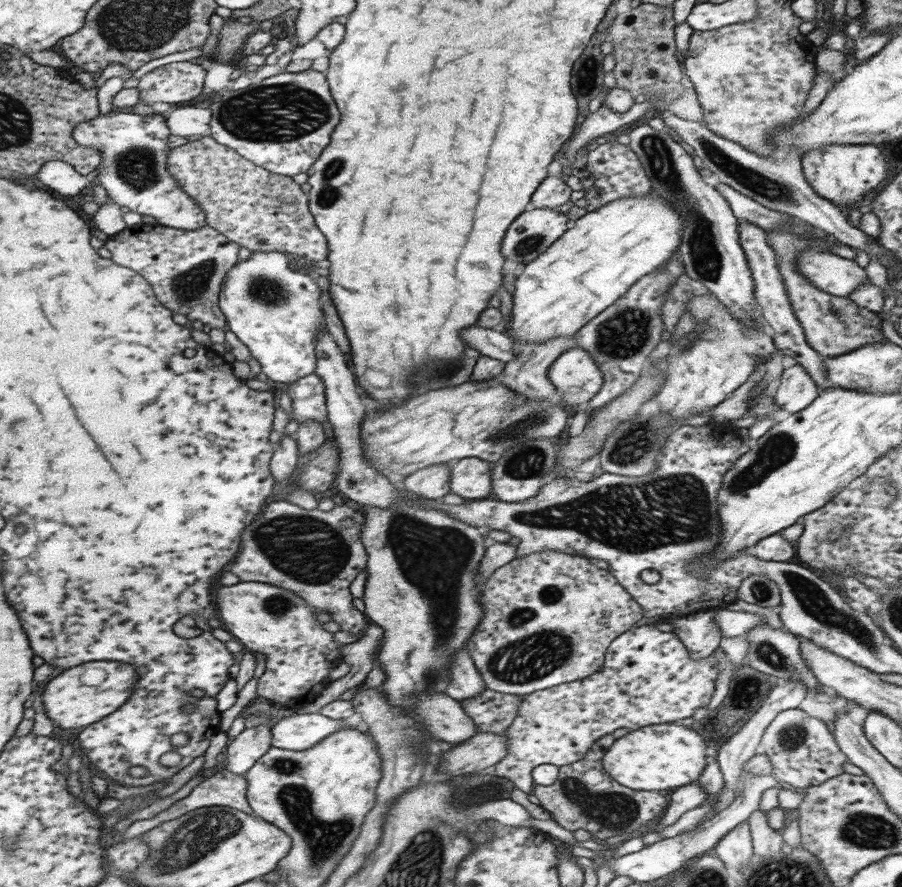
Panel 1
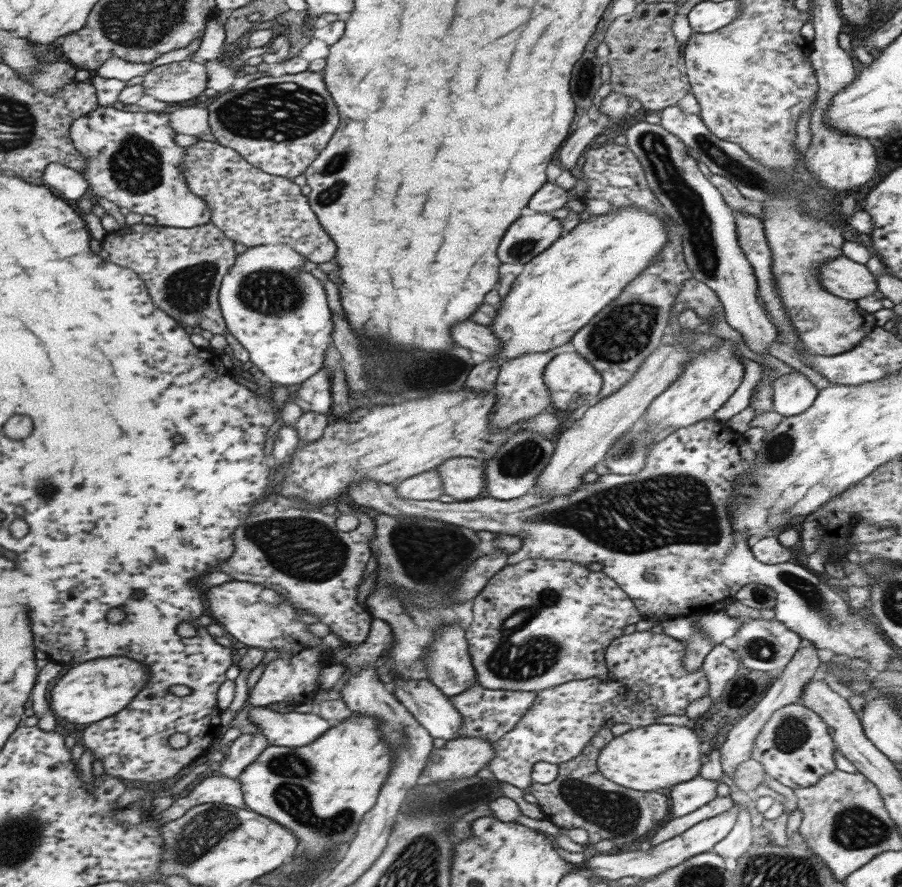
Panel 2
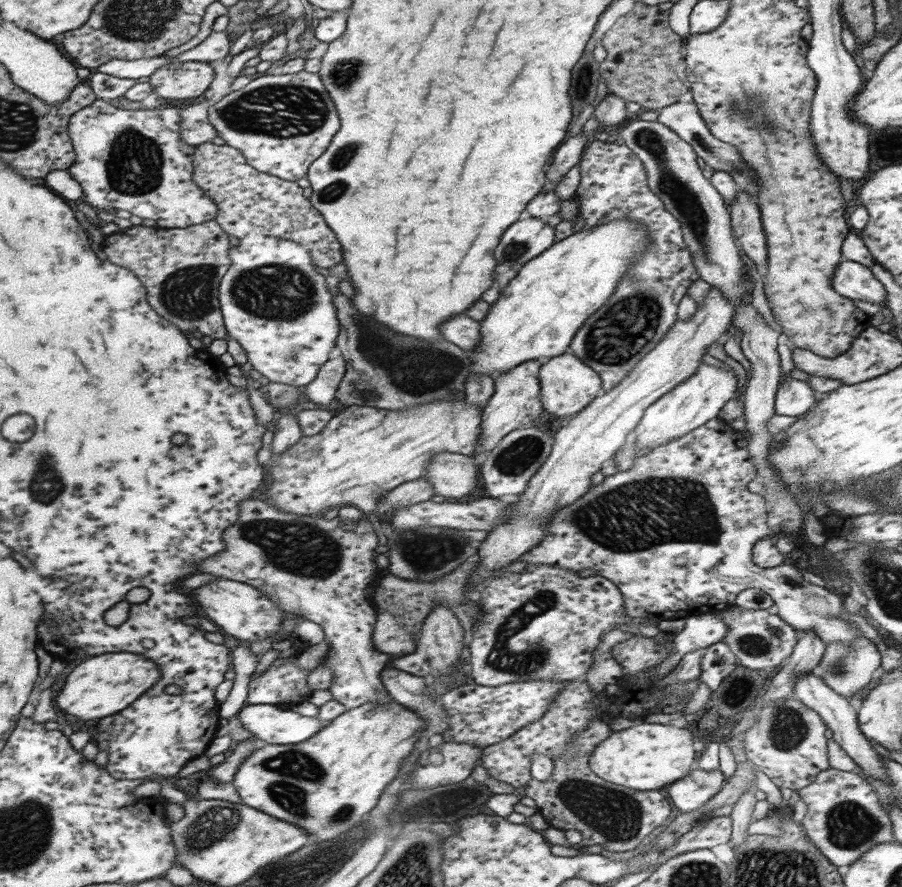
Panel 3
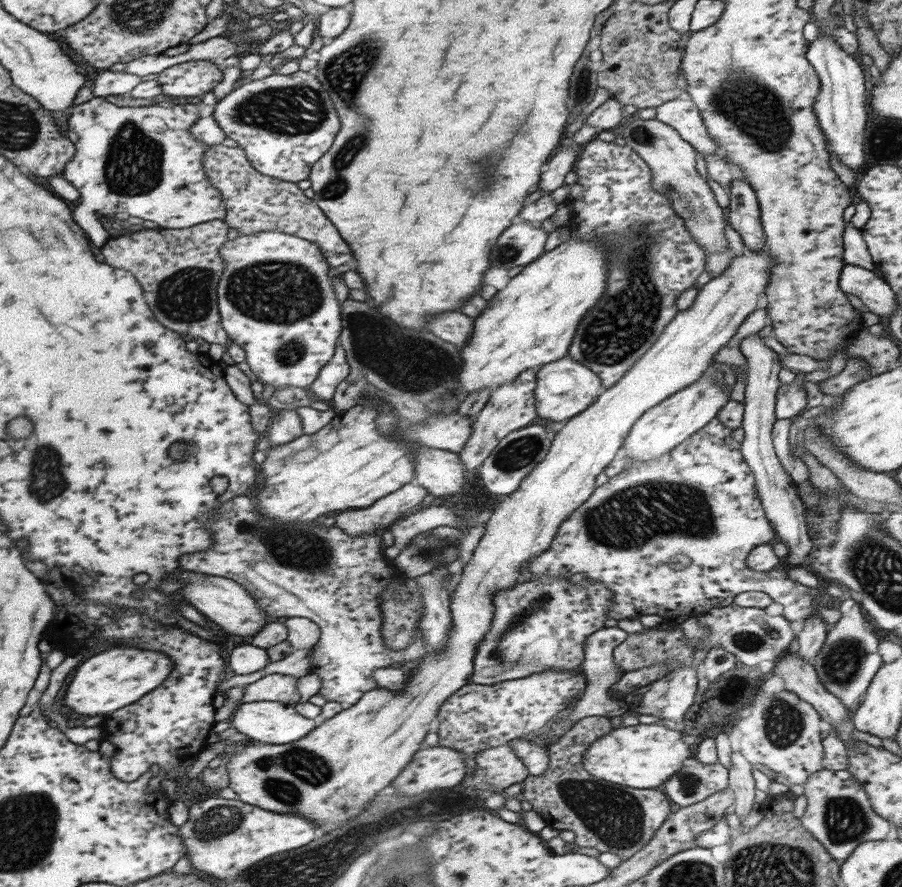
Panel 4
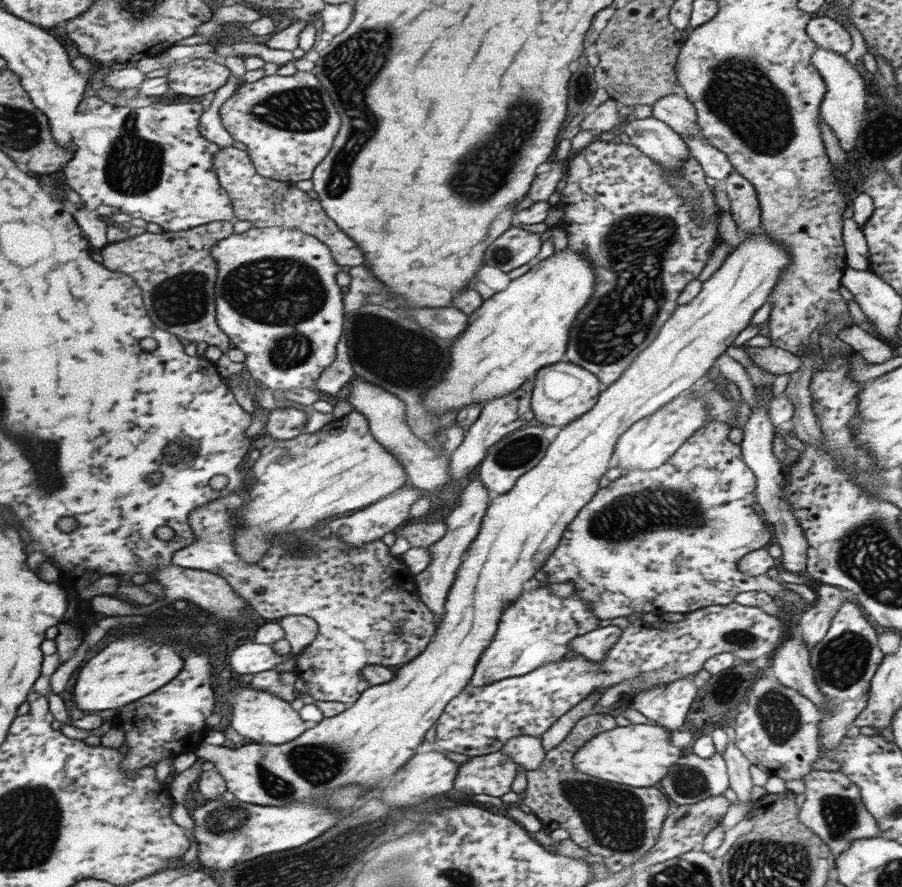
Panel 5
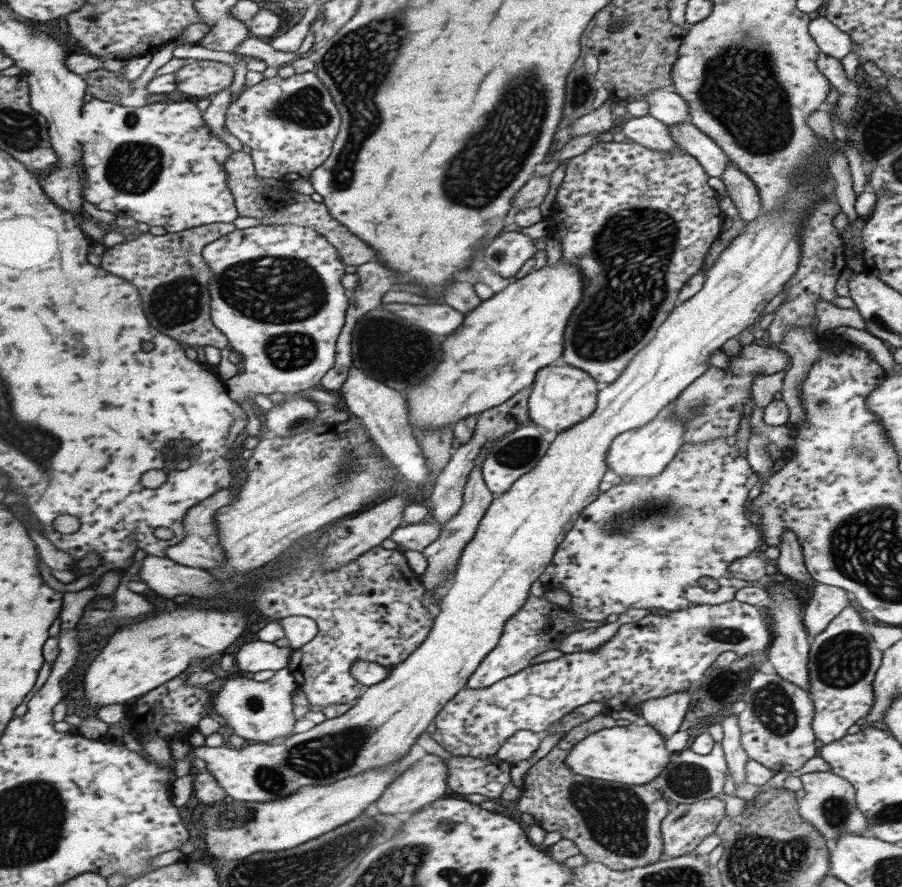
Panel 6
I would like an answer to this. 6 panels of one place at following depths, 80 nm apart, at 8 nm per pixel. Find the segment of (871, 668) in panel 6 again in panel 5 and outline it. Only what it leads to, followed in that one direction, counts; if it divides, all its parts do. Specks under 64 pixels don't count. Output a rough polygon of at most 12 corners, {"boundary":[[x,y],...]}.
{"boundary":[[847,599],[809,650],[823,750],[866,707],[883,655]]}

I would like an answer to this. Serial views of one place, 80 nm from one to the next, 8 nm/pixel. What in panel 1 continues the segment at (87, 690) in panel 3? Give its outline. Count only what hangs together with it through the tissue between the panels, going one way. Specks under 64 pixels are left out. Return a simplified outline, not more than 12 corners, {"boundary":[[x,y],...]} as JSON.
{"boundary":[[91,661],[47,681],[43,709],[71,730],[115,712],[138,674]]}

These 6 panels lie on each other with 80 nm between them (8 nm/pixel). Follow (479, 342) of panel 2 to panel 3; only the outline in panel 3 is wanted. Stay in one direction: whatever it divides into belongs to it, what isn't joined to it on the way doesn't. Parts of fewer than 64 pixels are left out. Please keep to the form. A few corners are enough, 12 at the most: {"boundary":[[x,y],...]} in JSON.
{"boundary":[[464,313],[439,326],[441,338],[469,352],[480,339],[479,323]]}

